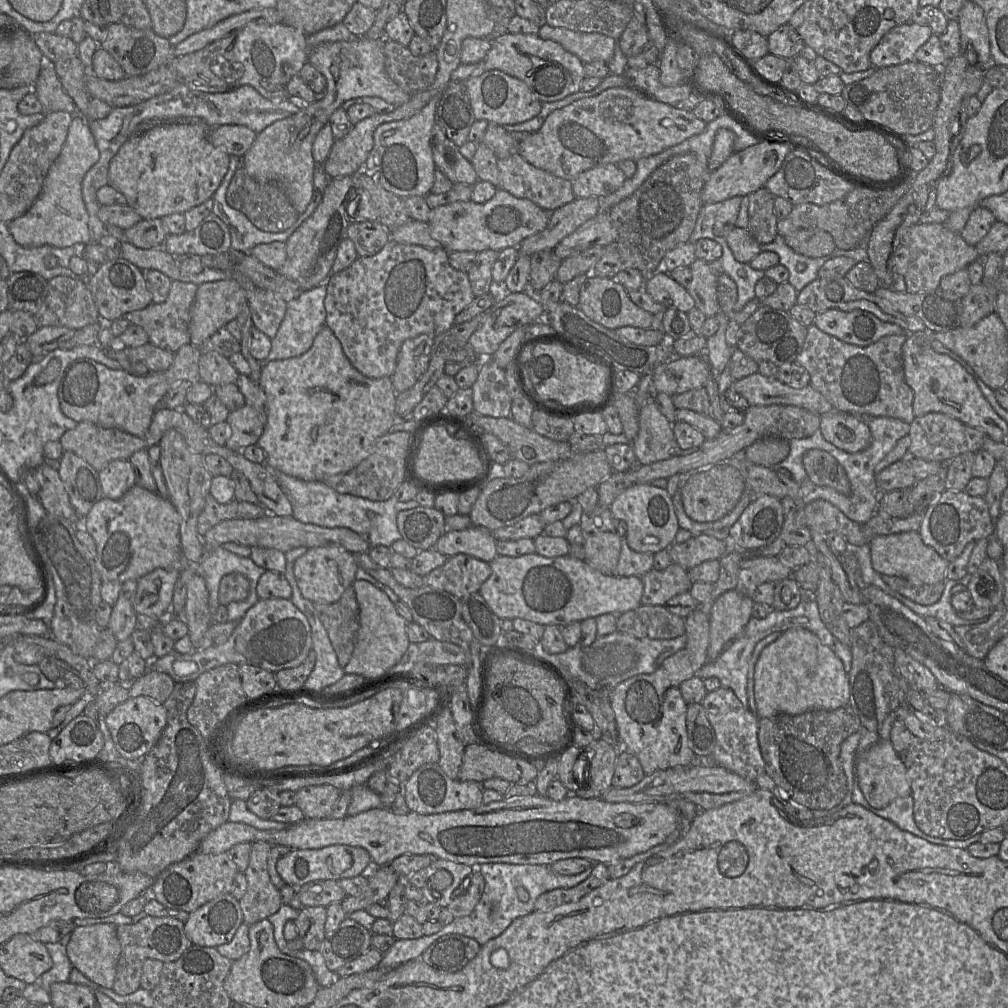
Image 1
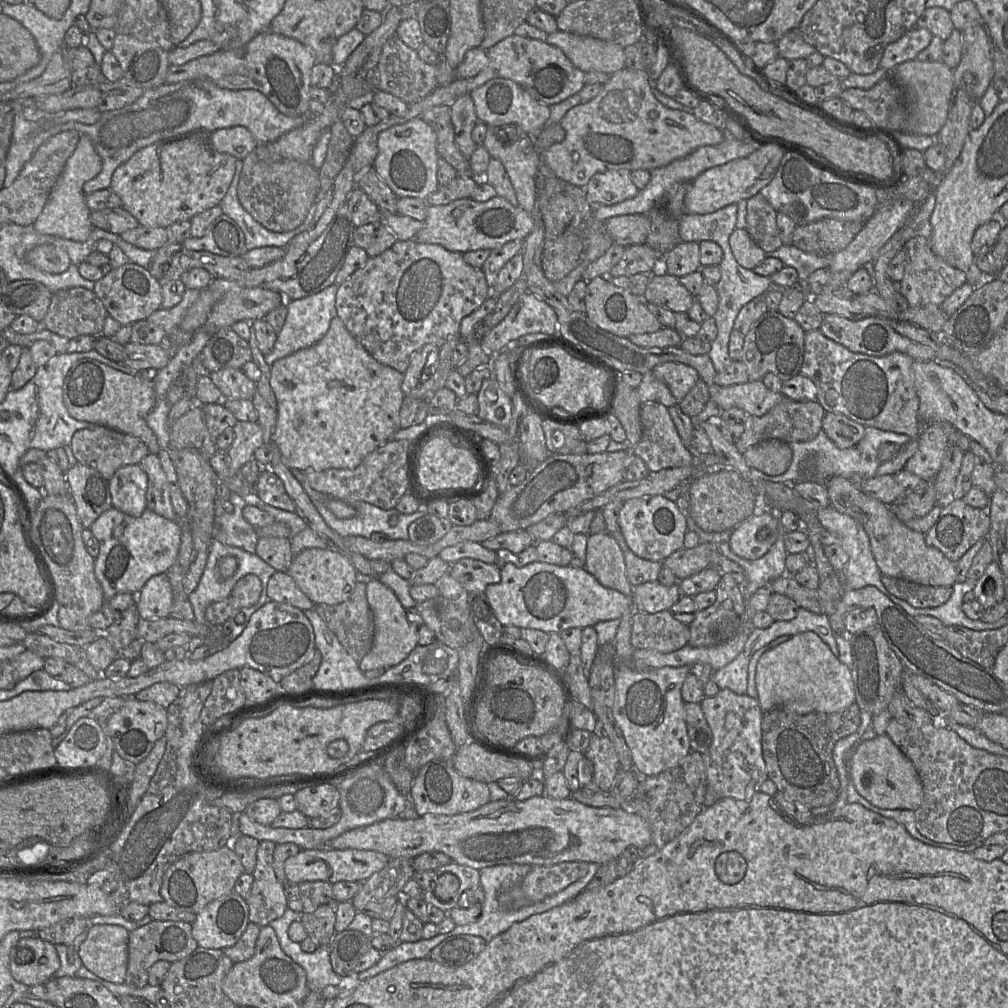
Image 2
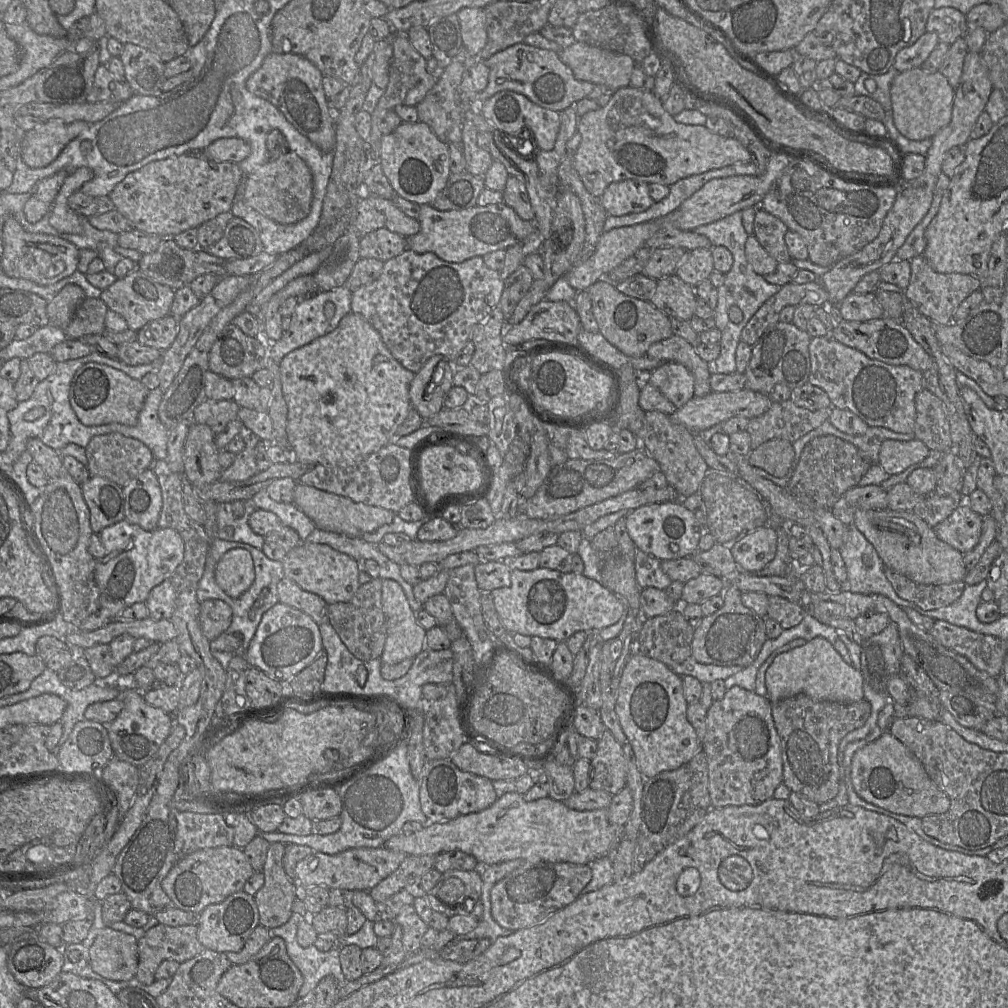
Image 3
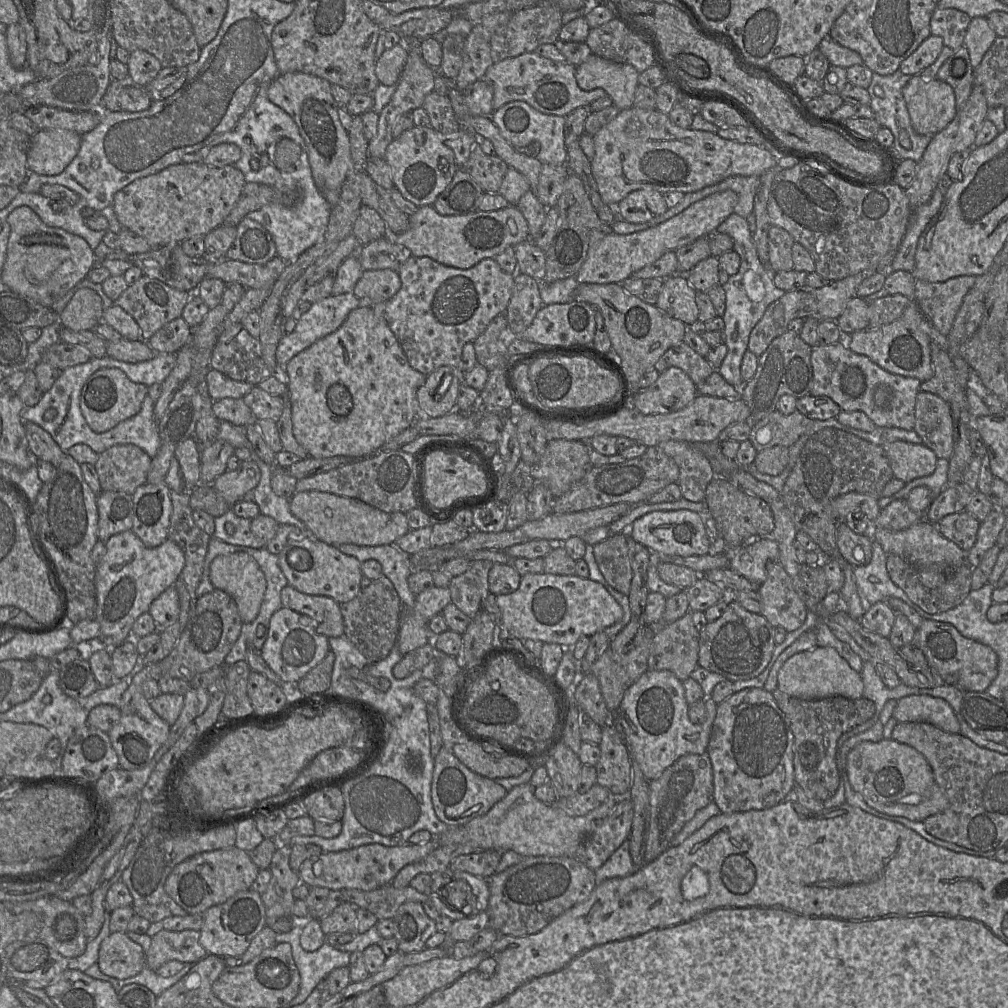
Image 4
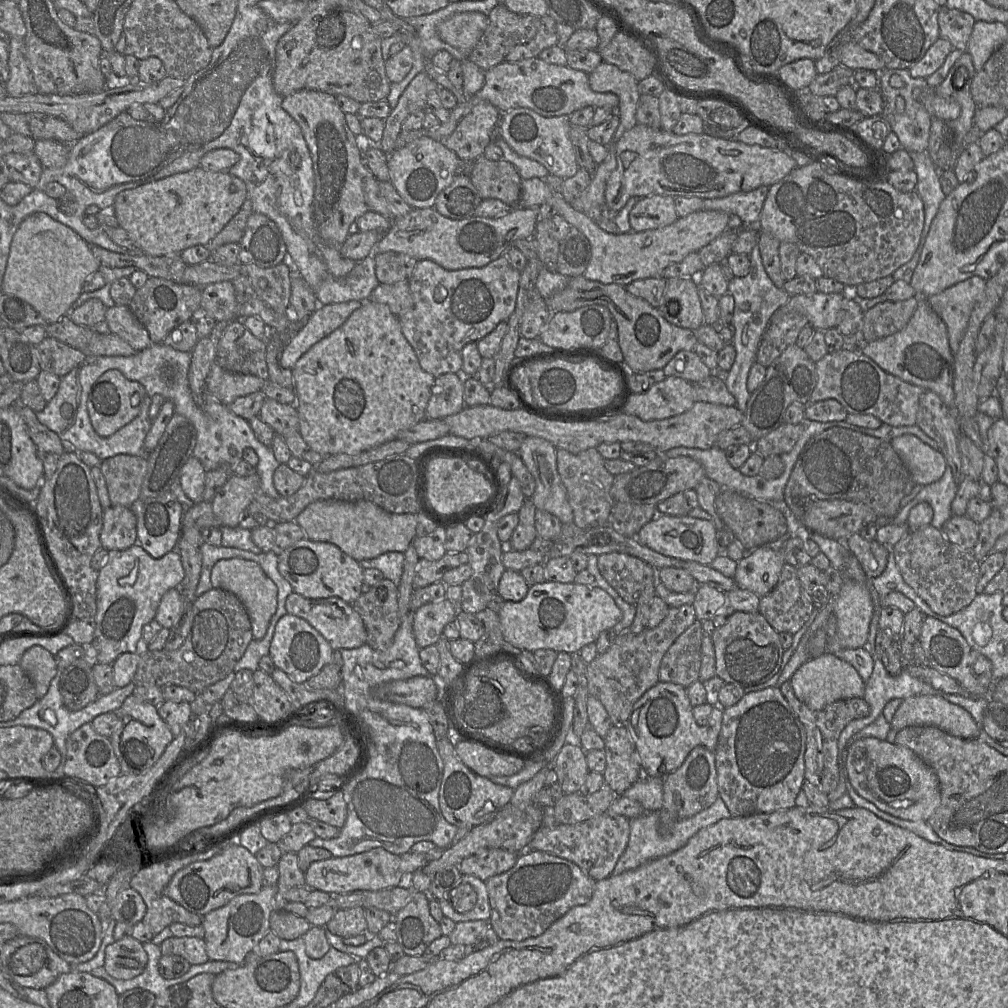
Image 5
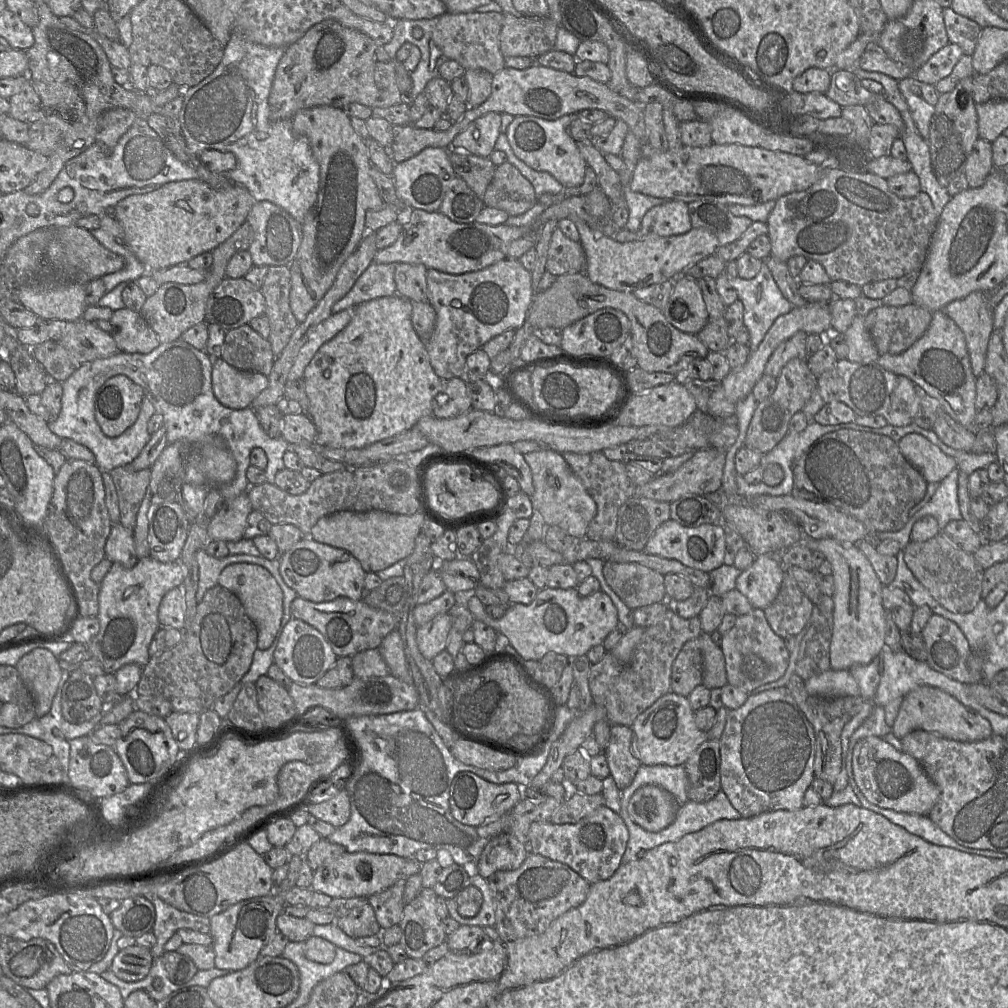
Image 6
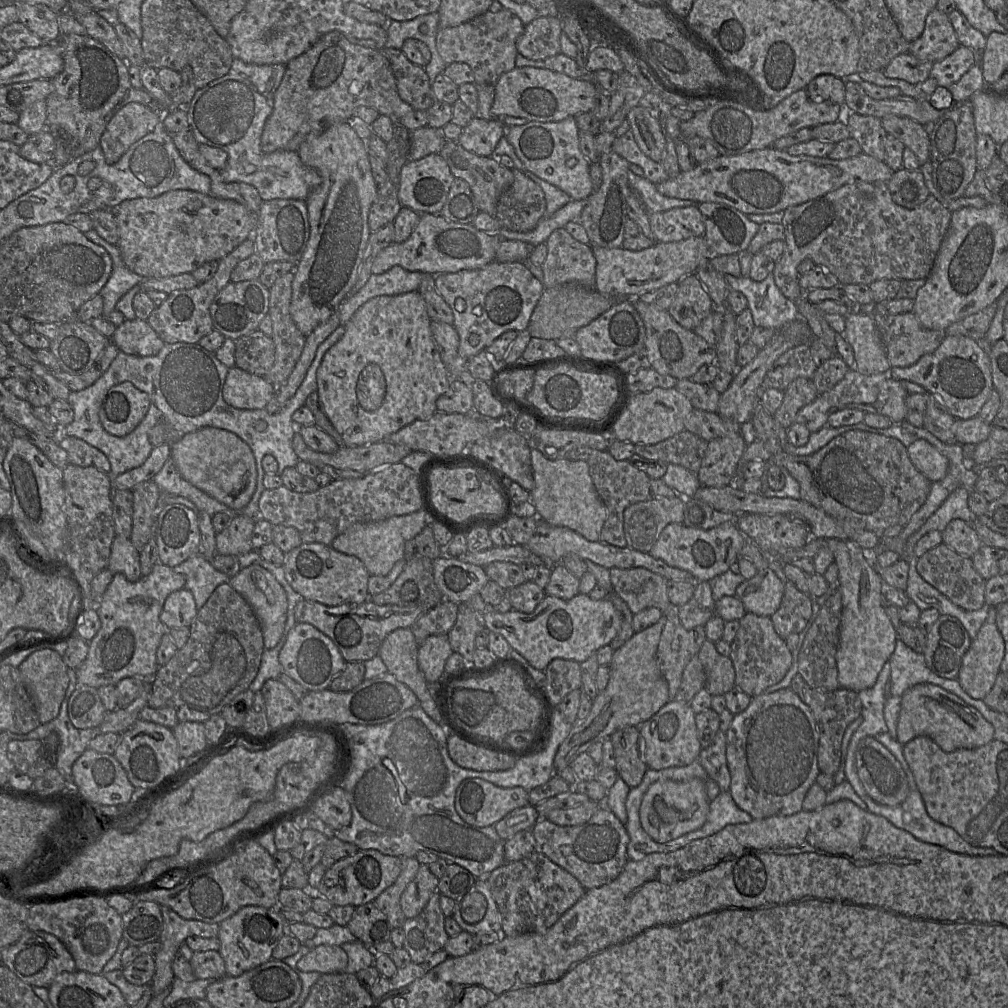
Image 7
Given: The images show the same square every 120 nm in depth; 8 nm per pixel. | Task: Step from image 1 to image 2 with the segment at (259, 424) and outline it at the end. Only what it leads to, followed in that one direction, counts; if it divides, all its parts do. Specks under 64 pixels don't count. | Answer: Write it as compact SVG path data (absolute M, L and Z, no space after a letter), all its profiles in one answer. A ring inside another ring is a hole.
M237 421L232 429L234 441L227 451L231 476L237 474L243 465L254 458L255 450L264 445L263 431L258 422Z

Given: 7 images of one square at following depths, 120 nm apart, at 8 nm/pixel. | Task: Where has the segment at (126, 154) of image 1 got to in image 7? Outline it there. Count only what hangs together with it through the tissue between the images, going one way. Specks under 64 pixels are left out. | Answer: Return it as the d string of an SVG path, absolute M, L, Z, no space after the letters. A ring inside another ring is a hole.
M172 190L155 198L123 201L112 210L119 240L116 244L126 267L143 278L162 278L192 273L209 261L219 261L248 238L252 238L256 218L242 204L191 190Z

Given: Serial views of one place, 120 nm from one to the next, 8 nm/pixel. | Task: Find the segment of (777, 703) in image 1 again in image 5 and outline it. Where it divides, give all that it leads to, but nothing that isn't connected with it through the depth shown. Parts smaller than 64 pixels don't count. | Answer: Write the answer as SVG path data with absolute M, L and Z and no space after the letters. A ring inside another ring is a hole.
M830 652L805 662L793 674L790 683L796 697L813 710L821 710L839 700L863 698L865 691L865 682L857 670Z

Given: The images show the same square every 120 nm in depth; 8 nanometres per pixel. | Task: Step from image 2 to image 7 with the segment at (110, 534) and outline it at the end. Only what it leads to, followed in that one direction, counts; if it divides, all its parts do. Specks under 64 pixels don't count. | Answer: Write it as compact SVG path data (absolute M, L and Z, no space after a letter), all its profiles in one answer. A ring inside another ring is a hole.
M162 563L154 566L150 574L136 582L128 581L121 573L114 574L106 592L99 598L98 614L102 625L96 636L89 642L86 660L77 669L78 683L99 688L104 685L117 684L126 677L136 677L152 685L152 677L158 670L156 651L163 635L168 632L160 615L167 597L185 588L185 584L186 578L183 574Z

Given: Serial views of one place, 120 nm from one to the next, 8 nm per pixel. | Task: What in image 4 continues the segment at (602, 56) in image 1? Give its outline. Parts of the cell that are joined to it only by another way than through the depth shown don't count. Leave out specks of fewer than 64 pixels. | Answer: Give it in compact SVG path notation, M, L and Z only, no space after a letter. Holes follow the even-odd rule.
M591 54L585 62L575 67L576 81L581 89L605 90L619 110L633 106L640 74L633 66Z

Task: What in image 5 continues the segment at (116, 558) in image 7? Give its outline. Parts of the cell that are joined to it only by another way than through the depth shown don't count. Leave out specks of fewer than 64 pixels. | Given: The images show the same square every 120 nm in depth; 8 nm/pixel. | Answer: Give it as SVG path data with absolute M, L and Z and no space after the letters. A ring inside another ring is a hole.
M111 505L103 510L100 541L107 551L125 550L137 543L137 518L132 508Z

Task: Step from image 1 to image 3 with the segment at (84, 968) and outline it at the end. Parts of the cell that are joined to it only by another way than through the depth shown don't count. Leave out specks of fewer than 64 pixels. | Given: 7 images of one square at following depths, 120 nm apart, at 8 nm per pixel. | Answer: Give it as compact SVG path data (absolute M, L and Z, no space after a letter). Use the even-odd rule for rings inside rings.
M104 927L89 949L89 966L112 981L129 981L138 968L137 939L124 932Z

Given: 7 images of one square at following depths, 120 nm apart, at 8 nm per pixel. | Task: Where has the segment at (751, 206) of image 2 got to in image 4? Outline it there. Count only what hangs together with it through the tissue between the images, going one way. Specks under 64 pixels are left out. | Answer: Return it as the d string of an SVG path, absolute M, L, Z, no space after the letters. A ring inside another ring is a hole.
M771 225L769 229L769 260L772 272L794 269L792 246L794 238L783 228Z

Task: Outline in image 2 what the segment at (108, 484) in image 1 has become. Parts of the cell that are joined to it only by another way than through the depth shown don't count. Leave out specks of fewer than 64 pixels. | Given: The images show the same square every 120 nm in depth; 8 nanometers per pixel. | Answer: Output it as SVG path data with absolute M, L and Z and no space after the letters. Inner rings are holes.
M139 464L119 468L109 479L113 507L133 517L140 517L147 508L148 476Z

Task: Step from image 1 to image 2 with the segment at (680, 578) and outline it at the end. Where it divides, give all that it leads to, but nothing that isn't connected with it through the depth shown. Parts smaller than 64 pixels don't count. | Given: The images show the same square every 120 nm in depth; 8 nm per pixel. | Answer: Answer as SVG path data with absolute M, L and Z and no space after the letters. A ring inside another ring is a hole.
M658 580L646 582L634 587L633 606L635 611L653 614L670 610L681 596L679 583L664 586Z

